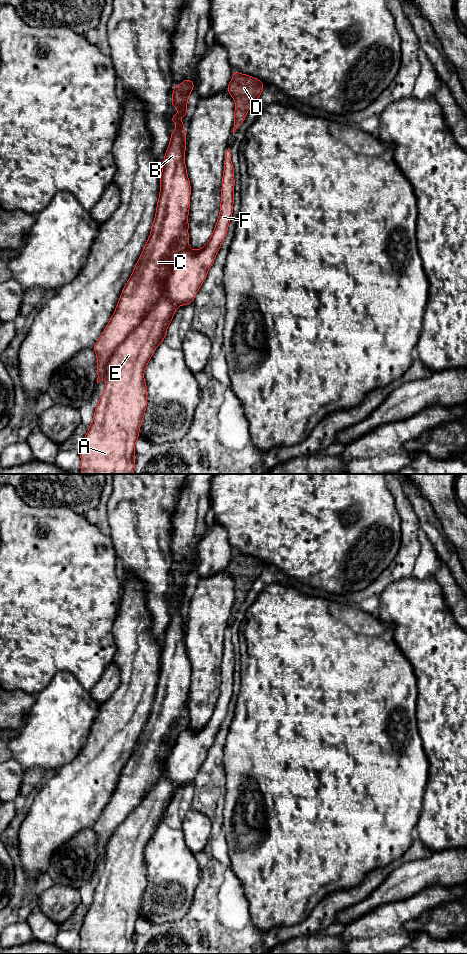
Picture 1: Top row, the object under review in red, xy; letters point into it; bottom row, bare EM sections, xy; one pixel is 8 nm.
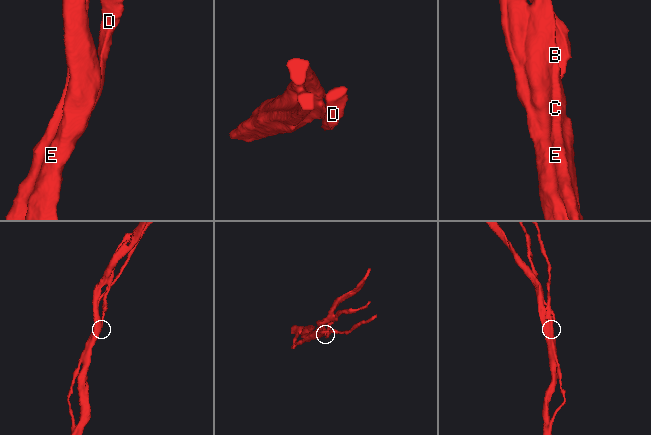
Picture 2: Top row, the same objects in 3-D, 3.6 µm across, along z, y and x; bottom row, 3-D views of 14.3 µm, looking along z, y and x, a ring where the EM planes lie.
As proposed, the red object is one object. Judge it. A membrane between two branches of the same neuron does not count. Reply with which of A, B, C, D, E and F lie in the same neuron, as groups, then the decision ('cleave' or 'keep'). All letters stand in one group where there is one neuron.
A D E F / B C; cleave

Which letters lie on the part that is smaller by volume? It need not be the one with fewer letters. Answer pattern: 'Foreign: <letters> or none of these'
Foreign: B, C

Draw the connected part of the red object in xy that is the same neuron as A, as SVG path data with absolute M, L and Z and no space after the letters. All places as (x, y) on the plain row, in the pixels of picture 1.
M228 628L224 639L220 694L209 721L199 730L187 726L179 733L170 754L161 764L161 776L150 787L141 803L125 818L114 831L106 848L106 865L95 888L93 901L88 908L80 930L81 954L134 954L135 924L148 884L145 848L155 829L164 822L167 808L176 789L192 784L198 770L207 757L228 712L233 694L234 647Z

